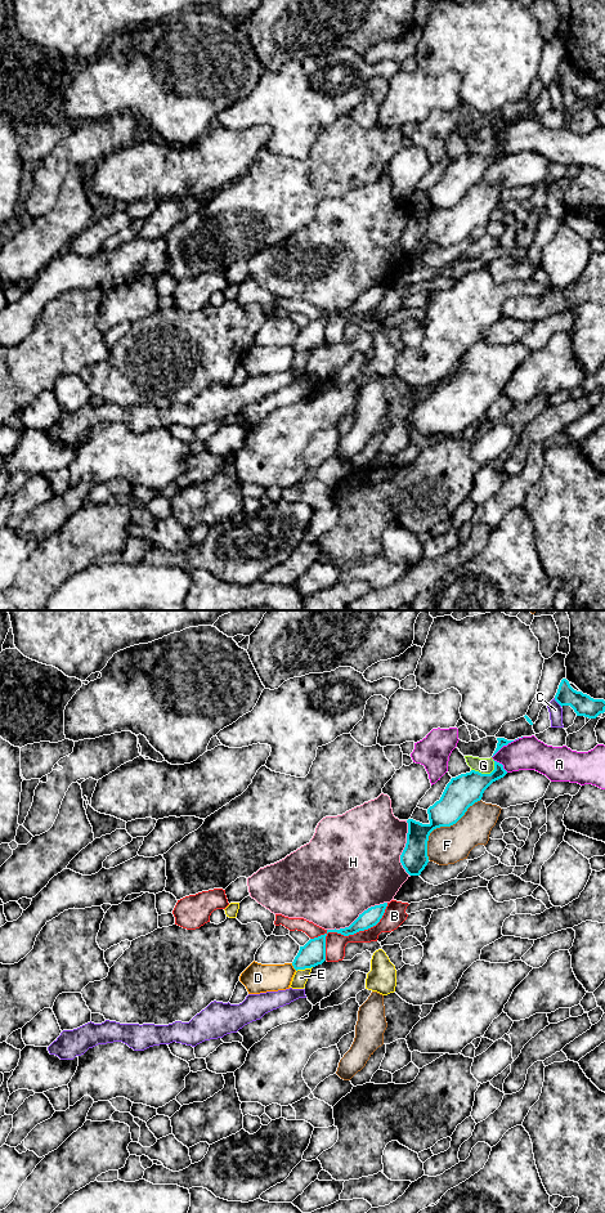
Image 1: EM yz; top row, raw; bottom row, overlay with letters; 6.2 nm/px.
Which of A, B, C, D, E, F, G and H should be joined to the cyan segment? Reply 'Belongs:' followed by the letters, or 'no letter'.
Belongs: no letter

